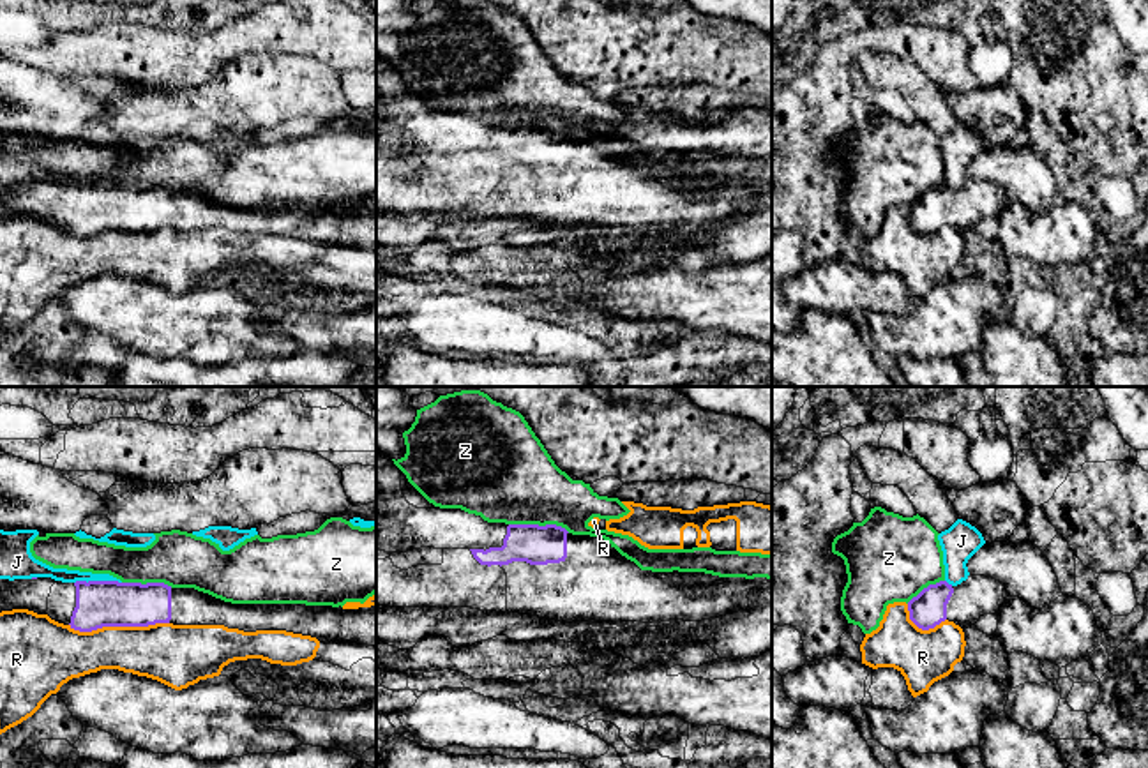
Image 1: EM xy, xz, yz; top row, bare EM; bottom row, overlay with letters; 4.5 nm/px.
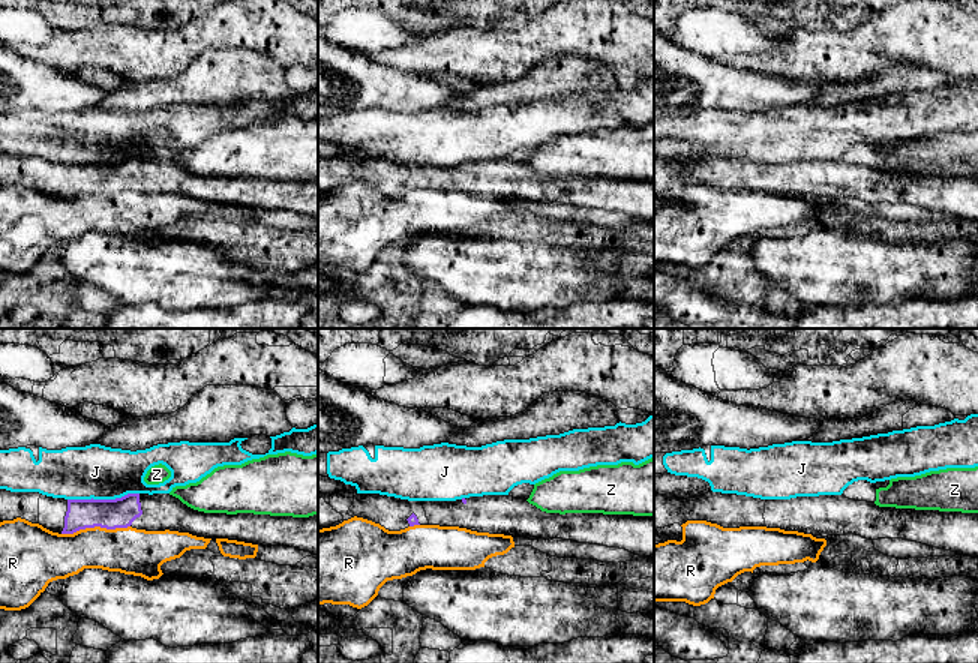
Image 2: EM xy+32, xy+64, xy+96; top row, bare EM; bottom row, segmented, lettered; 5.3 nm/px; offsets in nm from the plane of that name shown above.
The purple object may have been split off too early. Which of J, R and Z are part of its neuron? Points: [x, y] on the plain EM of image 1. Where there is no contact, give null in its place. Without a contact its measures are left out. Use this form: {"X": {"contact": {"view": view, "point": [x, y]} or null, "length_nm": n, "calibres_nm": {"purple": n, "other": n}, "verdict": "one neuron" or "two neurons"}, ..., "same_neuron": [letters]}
{"J": {"contact": {"view": "xy", "point": [98, 186]}, "length_nm": 220, "calibres_nm": {"purple": 220, "other": 60}, "verdict": "two neurons"}, "R": {"contact": {"view": "xy", "point": [119, 230]}, "length_nm": 460, "calibres_nm": {"purple": 220, "other": 260}, "verdict": "two neurons"}, "Z": {"contact": {"view": "xz", "point": [537, 129]}, "length_nm": 280, "calibres_nm": {"purple": 180, "other": 400}, "verdict": "two neurons"}, "same_neuron": []}

